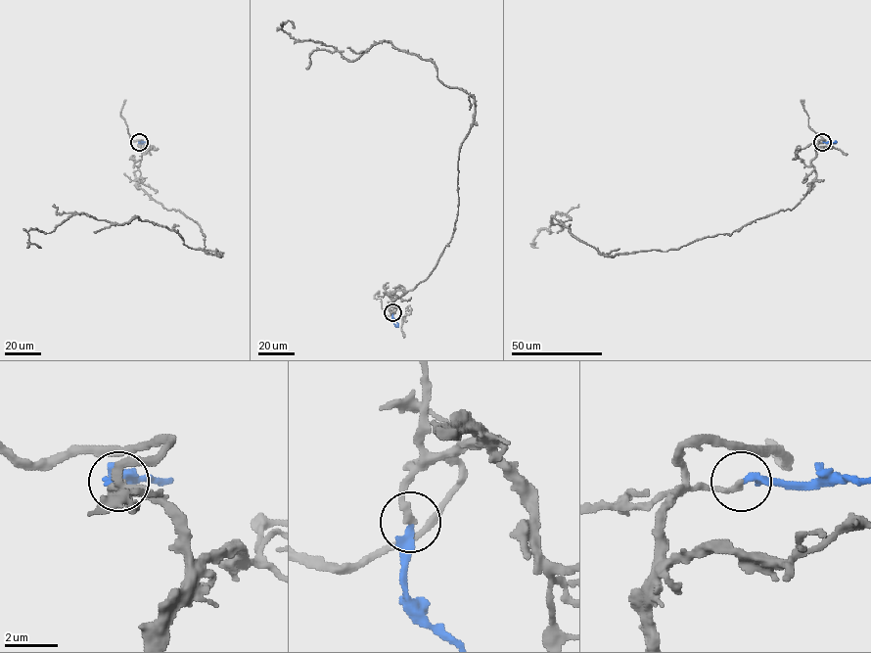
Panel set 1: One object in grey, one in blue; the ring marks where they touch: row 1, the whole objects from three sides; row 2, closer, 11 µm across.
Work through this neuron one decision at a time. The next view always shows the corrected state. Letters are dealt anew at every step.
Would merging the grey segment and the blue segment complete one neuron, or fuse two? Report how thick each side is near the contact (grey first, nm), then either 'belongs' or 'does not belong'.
240/280 nm | belongs

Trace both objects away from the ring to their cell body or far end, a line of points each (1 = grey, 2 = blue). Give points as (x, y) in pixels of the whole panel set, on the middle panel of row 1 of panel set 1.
1: (392, 313), (389, 303), (427, 278), (451, 239), (474, 98), (389, 42), (348, 61), (281, 28), (295, 28)
2: (392, 313), (397, 326), (393, 323)

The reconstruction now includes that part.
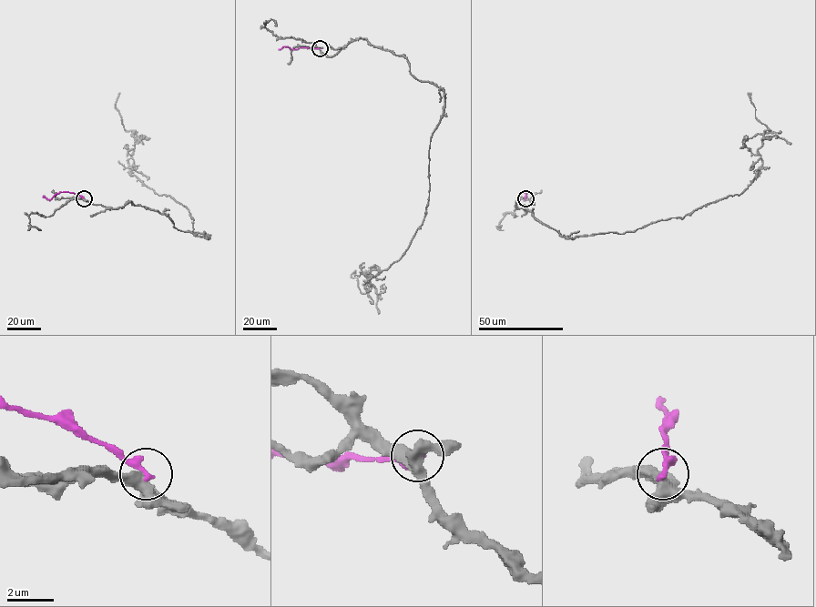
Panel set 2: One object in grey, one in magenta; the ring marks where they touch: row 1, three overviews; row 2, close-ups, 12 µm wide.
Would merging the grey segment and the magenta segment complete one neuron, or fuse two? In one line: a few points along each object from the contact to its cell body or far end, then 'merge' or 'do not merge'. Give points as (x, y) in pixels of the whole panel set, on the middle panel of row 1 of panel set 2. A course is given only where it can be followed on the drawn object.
grey via (320, 48), (333, 56), (365, 39), (443, 92), (423, 223), (402, 257), (365, 281), (368, 291), (355, 270) | magenta via (320, 48), (283, 46), (279, 49) | do not merge

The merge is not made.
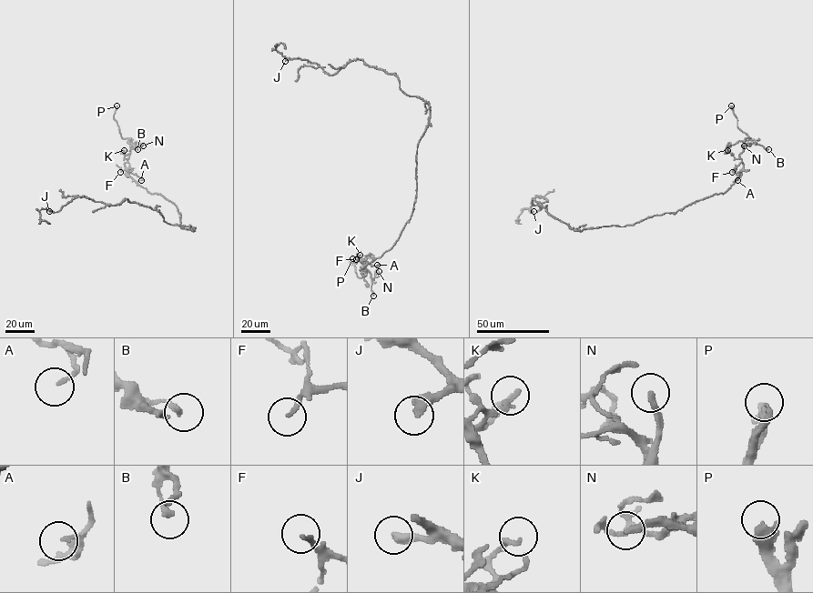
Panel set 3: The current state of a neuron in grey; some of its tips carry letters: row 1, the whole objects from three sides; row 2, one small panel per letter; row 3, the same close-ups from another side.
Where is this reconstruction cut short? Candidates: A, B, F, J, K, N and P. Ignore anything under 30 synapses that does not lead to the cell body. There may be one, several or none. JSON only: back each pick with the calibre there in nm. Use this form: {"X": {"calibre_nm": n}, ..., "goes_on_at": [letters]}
{"J": {"calibre_nm": 360}, "P": {"calibre_nm": 320}, "goes_on_at": ["J", "P"]}

